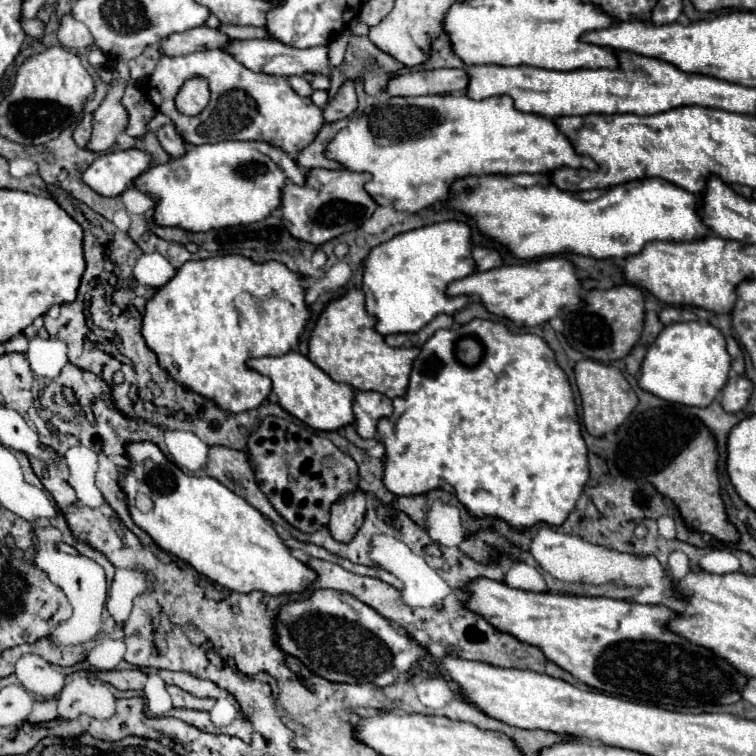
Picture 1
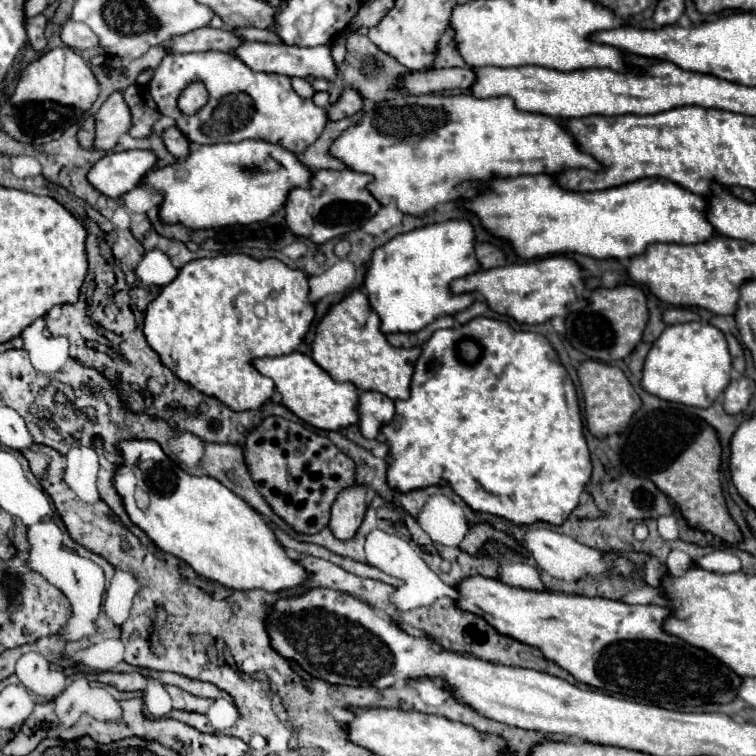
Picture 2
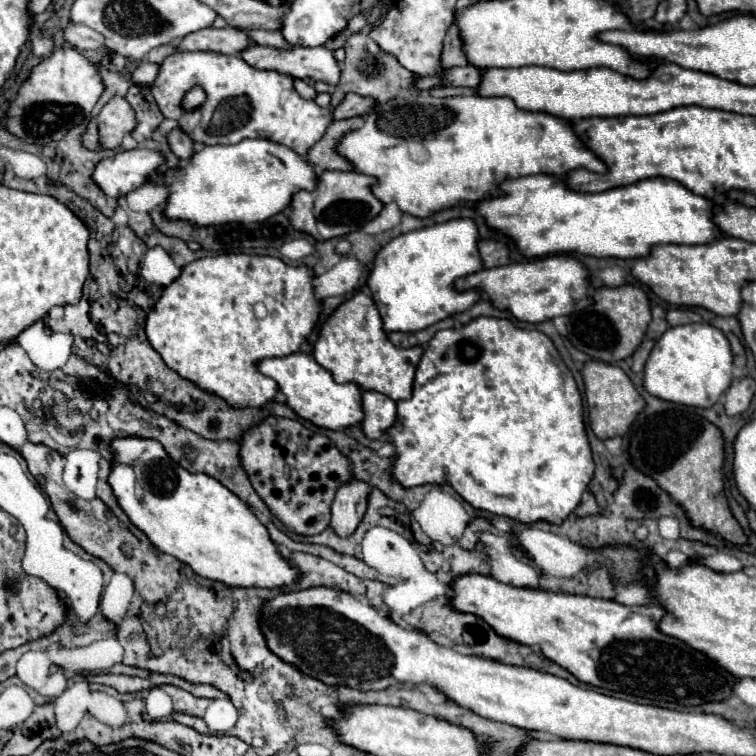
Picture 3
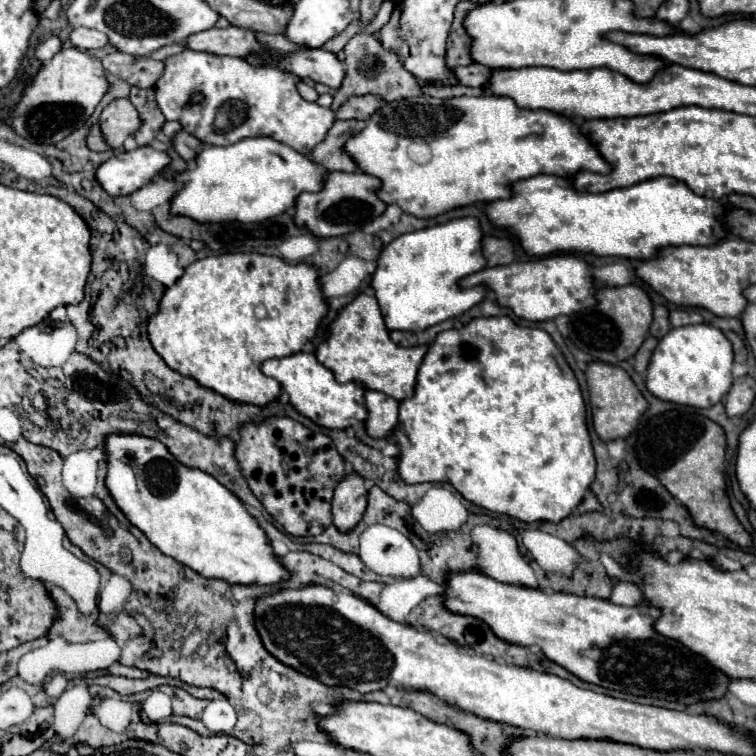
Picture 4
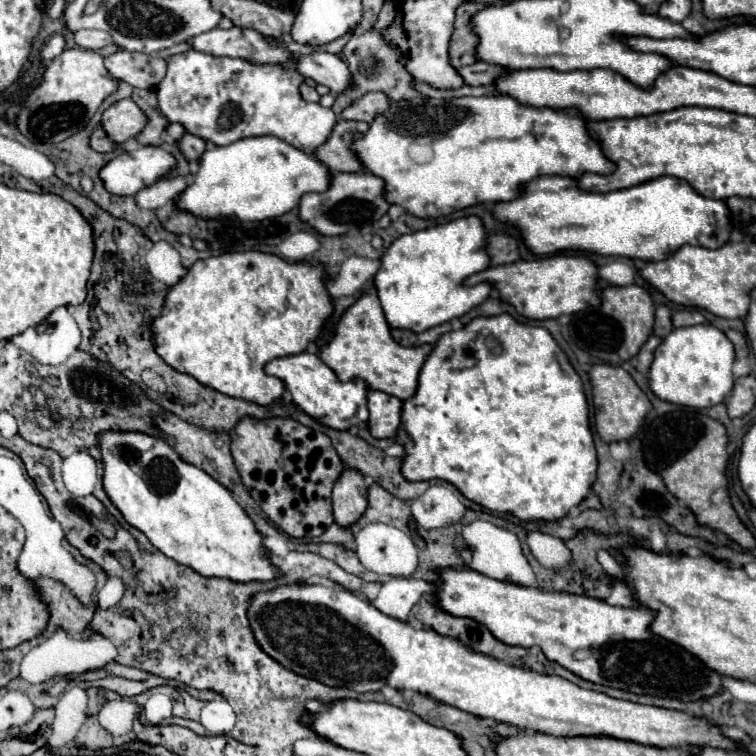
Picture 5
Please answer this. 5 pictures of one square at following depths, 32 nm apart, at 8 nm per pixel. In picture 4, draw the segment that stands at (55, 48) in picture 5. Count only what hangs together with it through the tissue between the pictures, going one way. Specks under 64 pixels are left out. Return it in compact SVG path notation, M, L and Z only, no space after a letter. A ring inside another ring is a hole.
M50 36L50 40L38 44L38 48L36 48L36 58L40 58L42 62L48 62L48 60L52 60L52 58L56 56L56 52L60 50L60 46L62 46L60 38L58 38L58 36Z

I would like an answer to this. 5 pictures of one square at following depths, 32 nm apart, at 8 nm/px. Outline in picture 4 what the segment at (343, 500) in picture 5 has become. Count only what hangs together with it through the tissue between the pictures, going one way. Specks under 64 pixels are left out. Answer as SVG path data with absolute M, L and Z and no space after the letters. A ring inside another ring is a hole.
M356 472L346 474L334 490L332 500L334 526L340 528L342 532L352 530L366 510L366 496L368 496L366 480Z

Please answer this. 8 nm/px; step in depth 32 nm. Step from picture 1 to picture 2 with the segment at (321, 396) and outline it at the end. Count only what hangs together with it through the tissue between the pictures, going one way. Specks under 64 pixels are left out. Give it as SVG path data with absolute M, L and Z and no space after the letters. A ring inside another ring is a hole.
M292 352L278 358L260 358L254 362L256 370L274 380L276 390L284 398L284 406L292 410L300 420L320 428L320 430L342 430L358 424L358 388L350 382L340 384L330 378L310 356L302 352Z

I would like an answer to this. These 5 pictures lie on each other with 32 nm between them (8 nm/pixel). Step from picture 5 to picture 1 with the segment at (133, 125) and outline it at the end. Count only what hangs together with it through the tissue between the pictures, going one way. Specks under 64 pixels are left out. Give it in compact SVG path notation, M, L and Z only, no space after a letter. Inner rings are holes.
M118 60L116 68L118 78L108 92L106 100L100 104L100 108L94 112L94 128L92 128L92 140L88 144L88 150L92 152L106 152L116 144L118 134L122 134L128 126L128 112L122 106L122 94L130 80L128 66Z

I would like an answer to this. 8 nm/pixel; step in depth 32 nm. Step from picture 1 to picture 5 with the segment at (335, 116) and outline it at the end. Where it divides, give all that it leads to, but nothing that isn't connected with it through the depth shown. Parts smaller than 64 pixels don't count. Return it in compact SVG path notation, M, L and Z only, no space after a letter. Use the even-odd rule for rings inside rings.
M372 92L358 98L350 108L342 112L344 120L364 120L372 122L378 114L384 114L390 108L390 98L384 96L384 92Z

